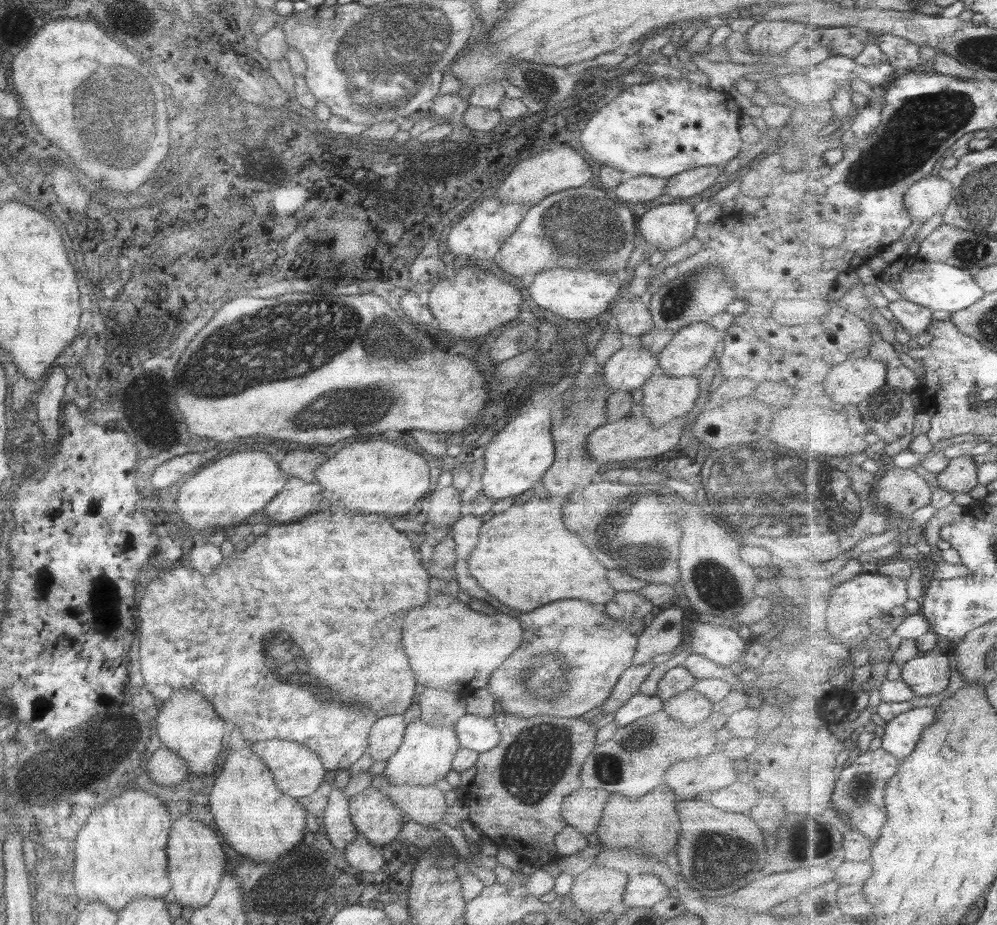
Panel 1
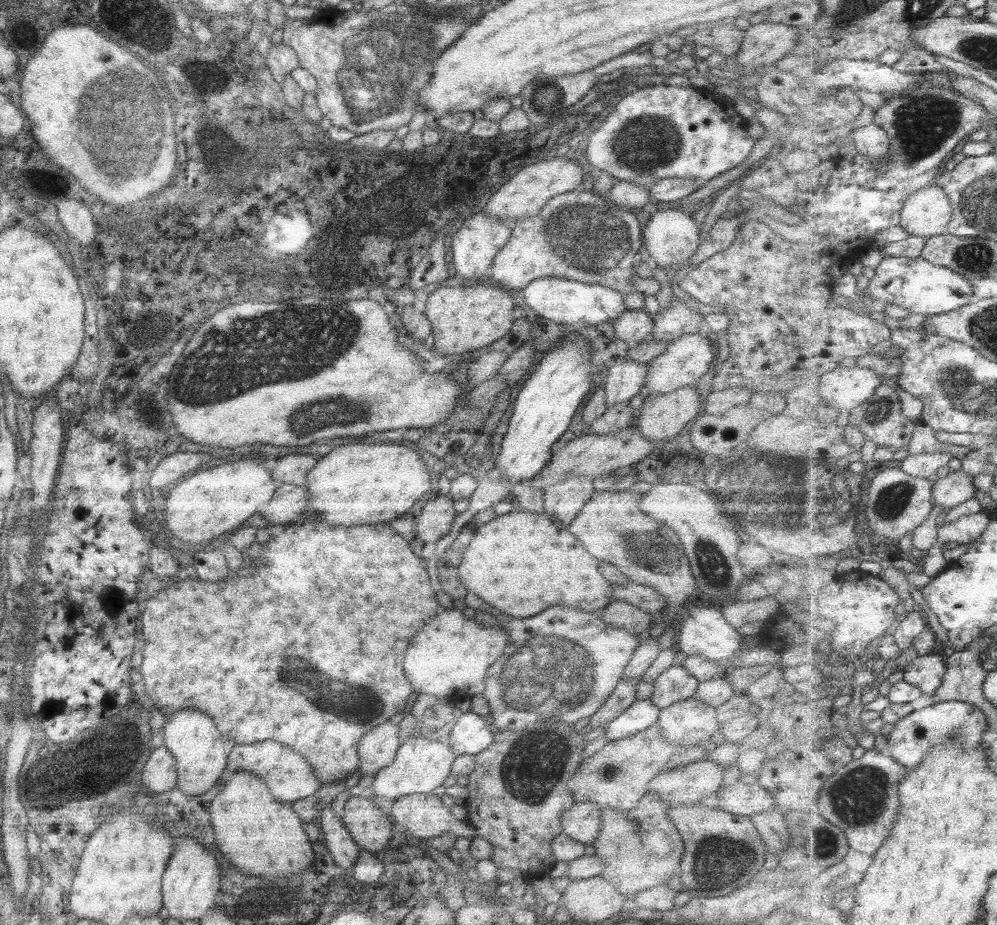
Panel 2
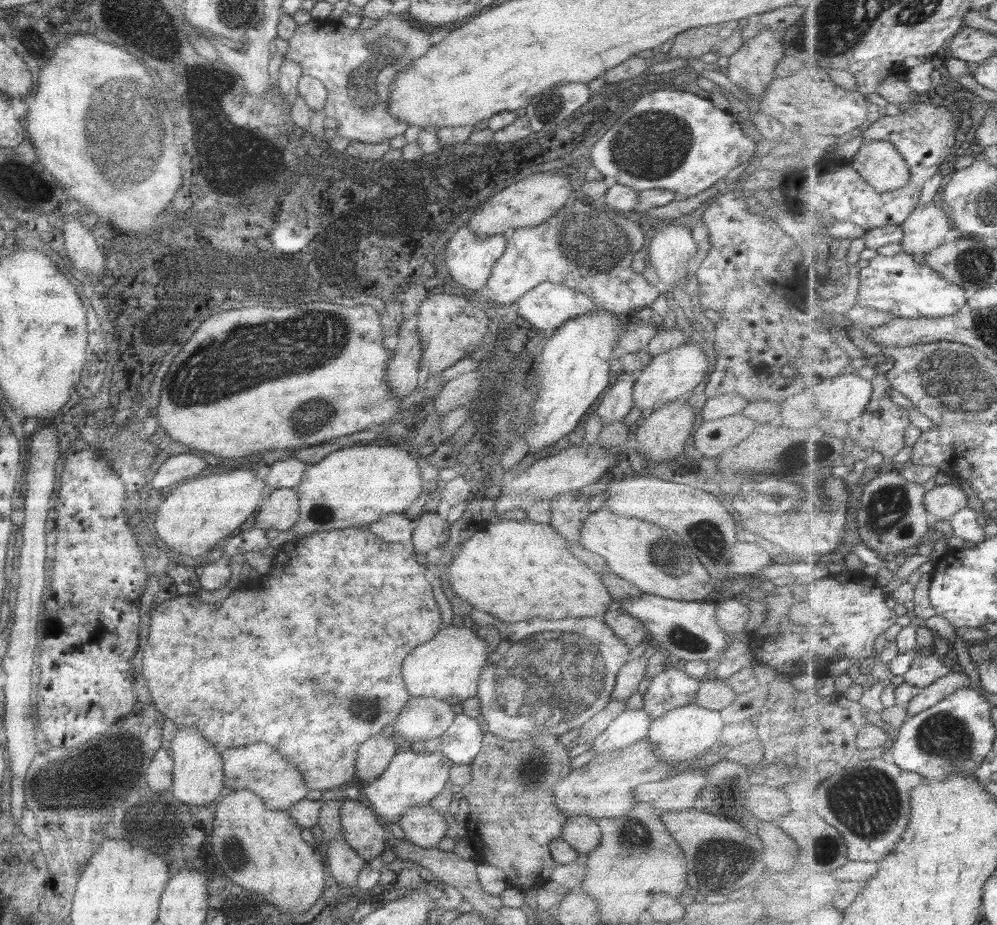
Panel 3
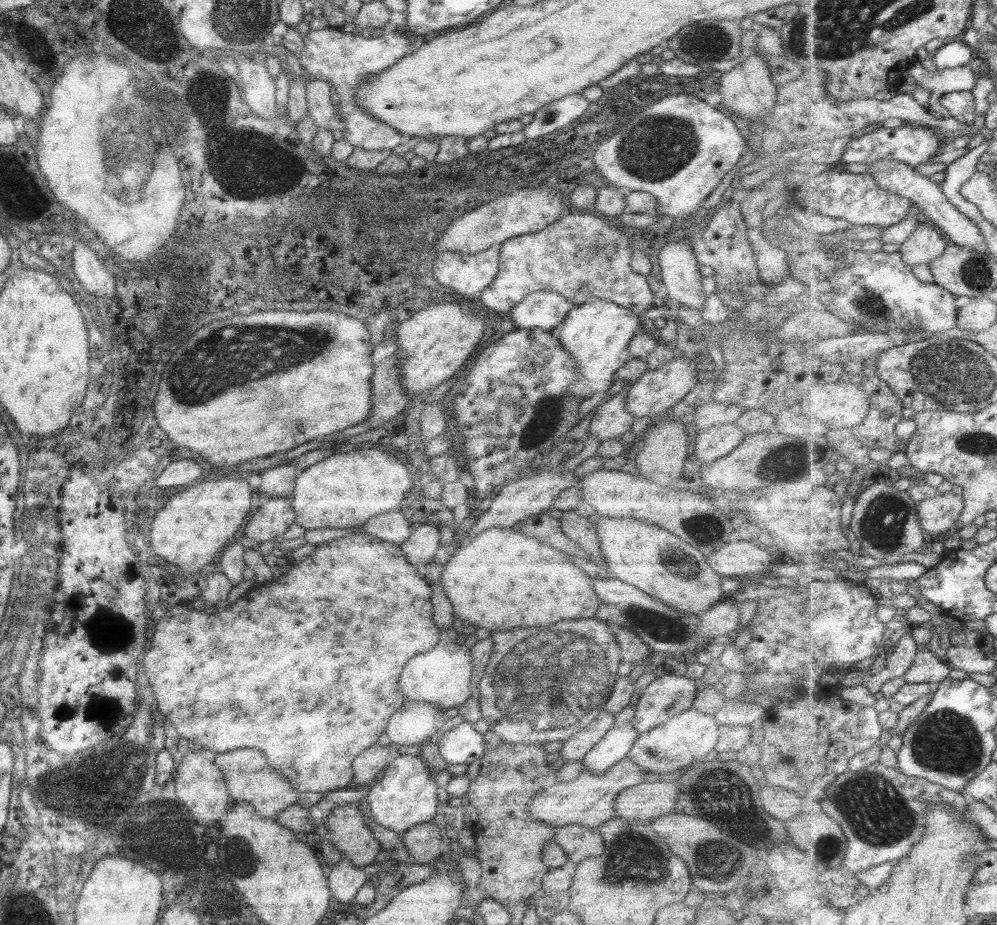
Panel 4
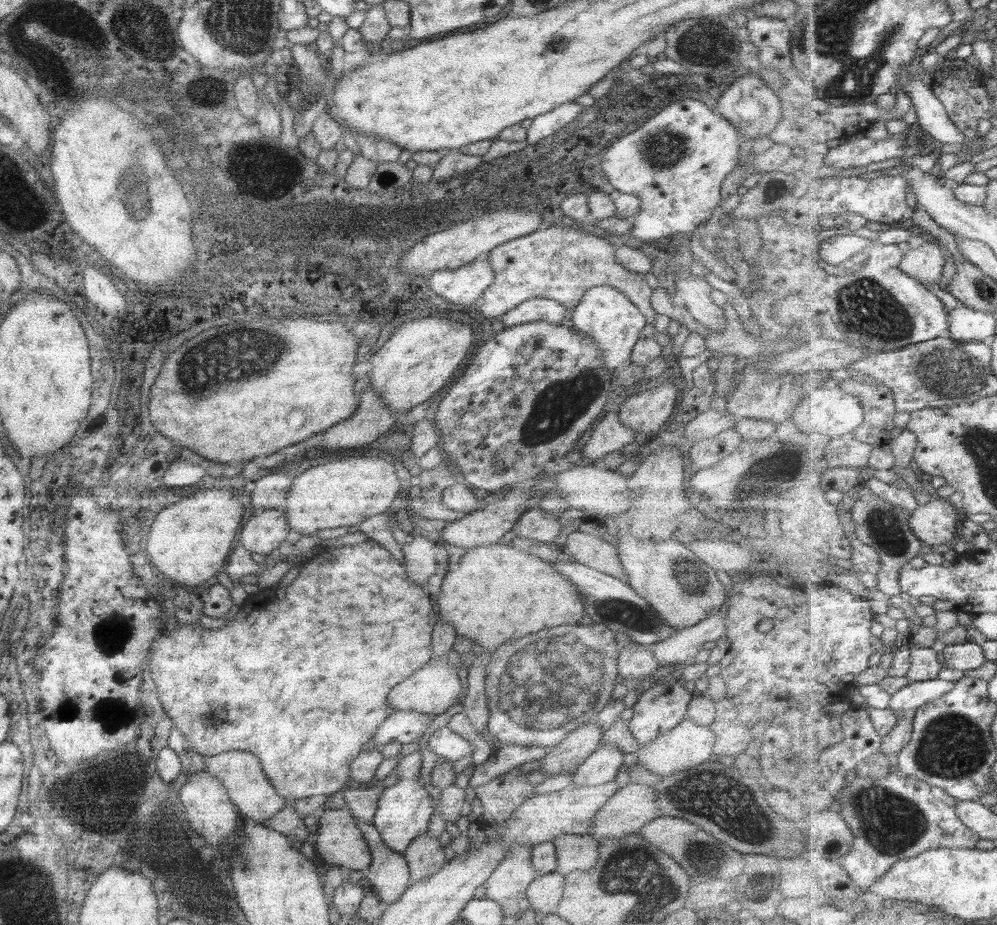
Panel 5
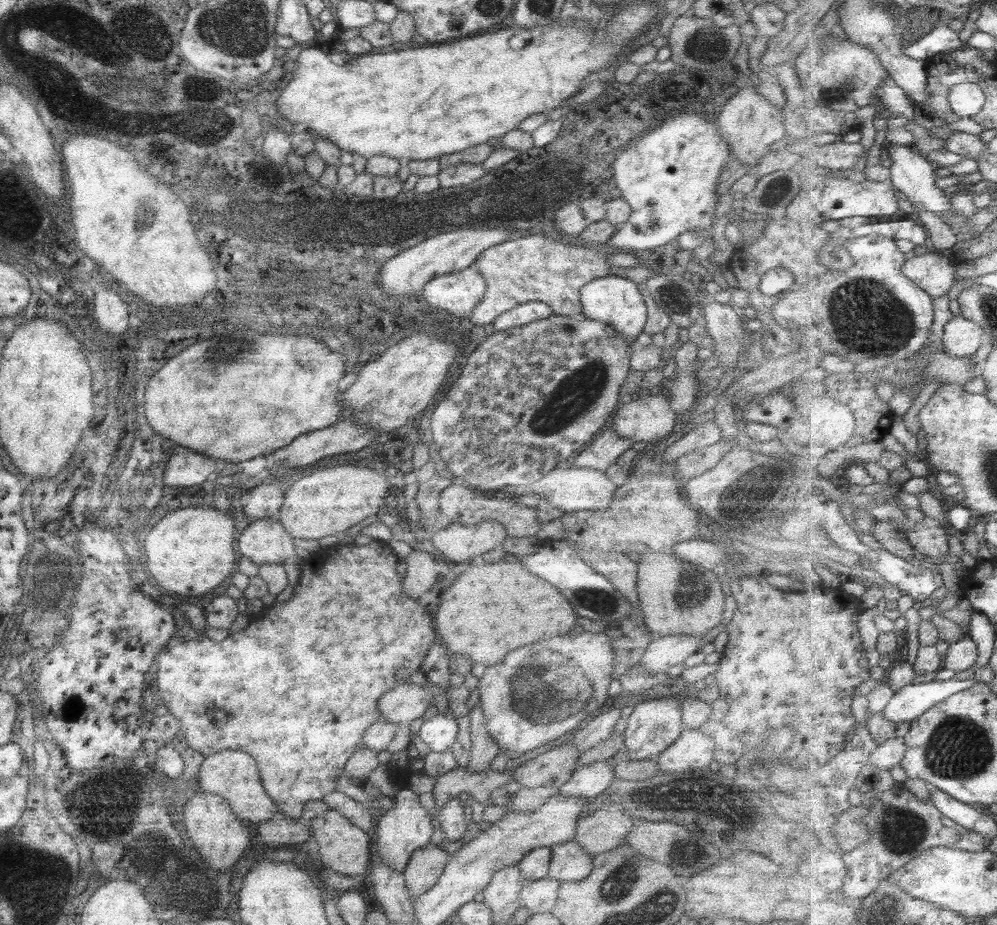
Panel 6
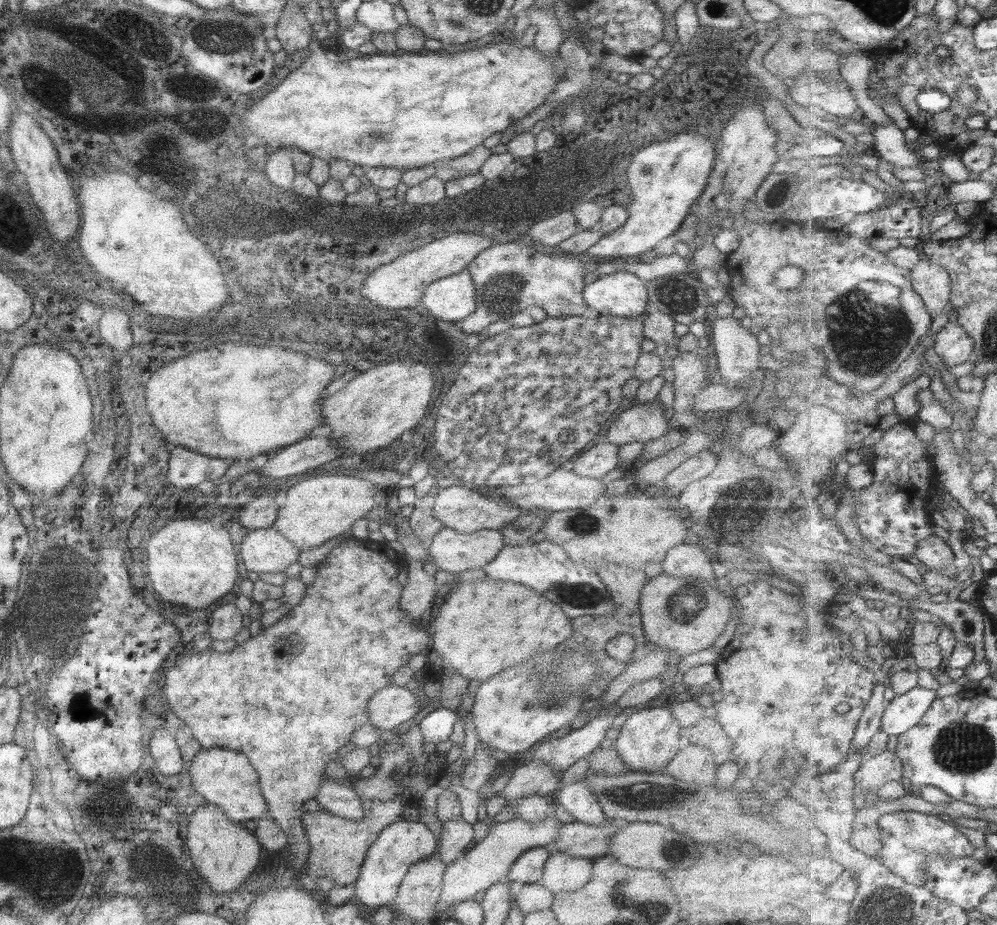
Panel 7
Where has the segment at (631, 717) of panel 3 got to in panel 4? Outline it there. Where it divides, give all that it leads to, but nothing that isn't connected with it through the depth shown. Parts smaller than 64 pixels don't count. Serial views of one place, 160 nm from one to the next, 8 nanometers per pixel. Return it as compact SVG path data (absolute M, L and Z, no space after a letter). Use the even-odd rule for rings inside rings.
M632 720L615 724L585 753L582 770L591 774L601 774L613 764L626 757L637 736Z

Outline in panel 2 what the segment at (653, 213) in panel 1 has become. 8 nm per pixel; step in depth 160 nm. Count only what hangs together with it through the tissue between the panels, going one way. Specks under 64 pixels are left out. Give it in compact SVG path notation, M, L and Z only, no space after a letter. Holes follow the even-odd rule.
M657 206L653 210L653 216L649 216L649 220L645 223L641 236L643 248L649 254L649 258L654 261L657 268L667 270L693 256L699 243L700 232L691 219L691 213L685 209L668 209Z

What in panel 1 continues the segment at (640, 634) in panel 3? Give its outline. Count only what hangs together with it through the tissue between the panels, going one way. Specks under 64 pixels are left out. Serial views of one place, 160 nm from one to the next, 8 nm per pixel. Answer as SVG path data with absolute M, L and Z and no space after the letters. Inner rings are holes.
M615 591L611 600L604 605L604 613L615 620L633 622L643 620L652 608L651 603L635 591Z

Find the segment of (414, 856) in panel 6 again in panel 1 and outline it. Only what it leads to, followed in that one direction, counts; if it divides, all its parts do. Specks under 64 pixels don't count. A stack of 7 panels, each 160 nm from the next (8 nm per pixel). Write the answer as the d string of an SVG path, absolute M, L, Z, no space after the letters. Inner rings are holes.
M387 784L382 793L402 812L403 823L413 822L421 826L433 826L442 823L445 815L443 792L436 785L429 786L393 786Z

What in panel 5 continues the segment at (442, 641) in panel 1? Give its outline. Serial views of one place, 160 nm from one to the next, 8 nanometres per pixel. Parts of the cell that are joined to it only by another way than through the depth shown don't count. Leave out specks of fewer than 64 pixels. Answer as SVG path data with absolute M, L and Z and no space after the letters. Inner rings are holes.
M446 656L427 662L423 668L413 672L411 678L403 680L403 684L397 684L395 688L391 688L391 692L386 696L389 708L392 708L393 711L414 710L433 715L443 713L446 708L455 704L455 700L461 693L461 683L459 683L457 671L453 672L452 665Z

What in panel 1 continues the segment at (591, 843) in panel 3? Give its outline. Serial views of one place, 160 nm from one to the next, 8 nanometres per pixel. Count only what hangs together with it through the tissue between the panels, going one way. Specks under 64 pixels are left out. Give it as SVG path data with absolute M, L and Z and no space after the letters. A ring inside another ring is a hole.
M581 788L568 794L560 804L565 825L587 835L596 832L602 808L609 792L599 788Z

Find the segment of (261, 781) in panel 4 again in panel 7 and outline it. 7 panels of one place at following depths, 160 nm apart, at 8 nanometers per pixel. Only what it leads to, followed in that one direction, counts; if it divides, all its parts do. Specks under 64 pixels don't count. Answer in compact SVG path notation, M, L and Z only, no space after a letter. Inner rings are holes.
M201 748L201 752L198 751L192 756L188 773L193 790L199 792L199 796L204 798L206 803L219 806L223 814L229 814L227 819L235 823L239 820L250 823L263 818L266 802L261 796L255 771L243 754L221 748Z

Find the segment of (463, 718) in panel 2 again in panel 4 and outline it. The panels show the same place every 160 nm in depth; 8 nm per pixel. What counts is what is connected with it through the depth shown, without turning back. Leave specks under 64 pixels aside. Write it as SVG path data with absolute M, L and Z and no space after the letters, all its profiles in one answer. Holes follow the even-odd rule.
M462 721L451 729L447 729L436 742L438 755L445 761L445 764L469 764L479 759L485 751L482 734L473 729L471 722Z

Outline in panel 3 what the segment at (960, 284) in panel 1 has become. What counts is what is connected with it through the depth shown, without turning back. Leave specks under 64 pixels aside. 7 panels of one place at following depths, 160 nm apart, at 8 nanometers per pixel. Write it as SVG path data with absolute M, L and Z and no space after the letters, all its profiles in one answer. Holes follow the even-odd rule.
M909 253L875 255L870 264L853 273L859 277L856 303L875 310L891 312L897 318L945 318L966 309L965 288L945 280L925 262L917 263Z

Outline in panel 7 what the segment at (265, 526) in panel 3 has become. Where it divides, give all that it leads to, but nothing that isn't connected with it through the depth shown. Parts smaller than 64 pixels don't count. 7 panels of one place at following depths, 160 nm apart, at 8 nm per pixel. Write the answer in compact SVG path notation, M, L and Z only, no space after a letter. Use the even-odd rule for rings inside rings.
M272 527L247 531L239 552L245 570L257 574L284 572L289 564L297 562L298 550Z

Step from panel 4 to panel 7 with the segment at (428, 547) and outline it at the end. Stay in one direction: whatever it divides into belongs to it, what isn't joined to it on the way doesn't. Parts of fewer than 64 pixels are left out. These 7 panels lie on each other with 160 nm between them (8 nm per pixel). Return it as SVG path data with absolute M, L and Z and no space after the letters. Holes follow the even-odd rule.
M411 563L407 570L407 581L401 588L401 598L399 598L399 610L411 620L420 622L428 613L437 587L430 567Z

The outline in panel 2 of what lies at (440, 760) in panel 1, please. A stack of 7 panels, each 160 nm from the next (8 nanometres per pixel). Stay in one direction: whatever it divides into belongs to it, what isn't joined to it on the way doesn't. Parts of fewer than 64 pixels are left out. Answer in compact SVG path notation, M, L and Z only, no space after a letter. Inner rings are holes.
M419 734L403 737L393 760L373 775L373 782L367 794L375 800L393 800L400 796L431 793L431 790L441 786L449 775L453 759L454 754L446 741L438 742L437 739L425 738Z

